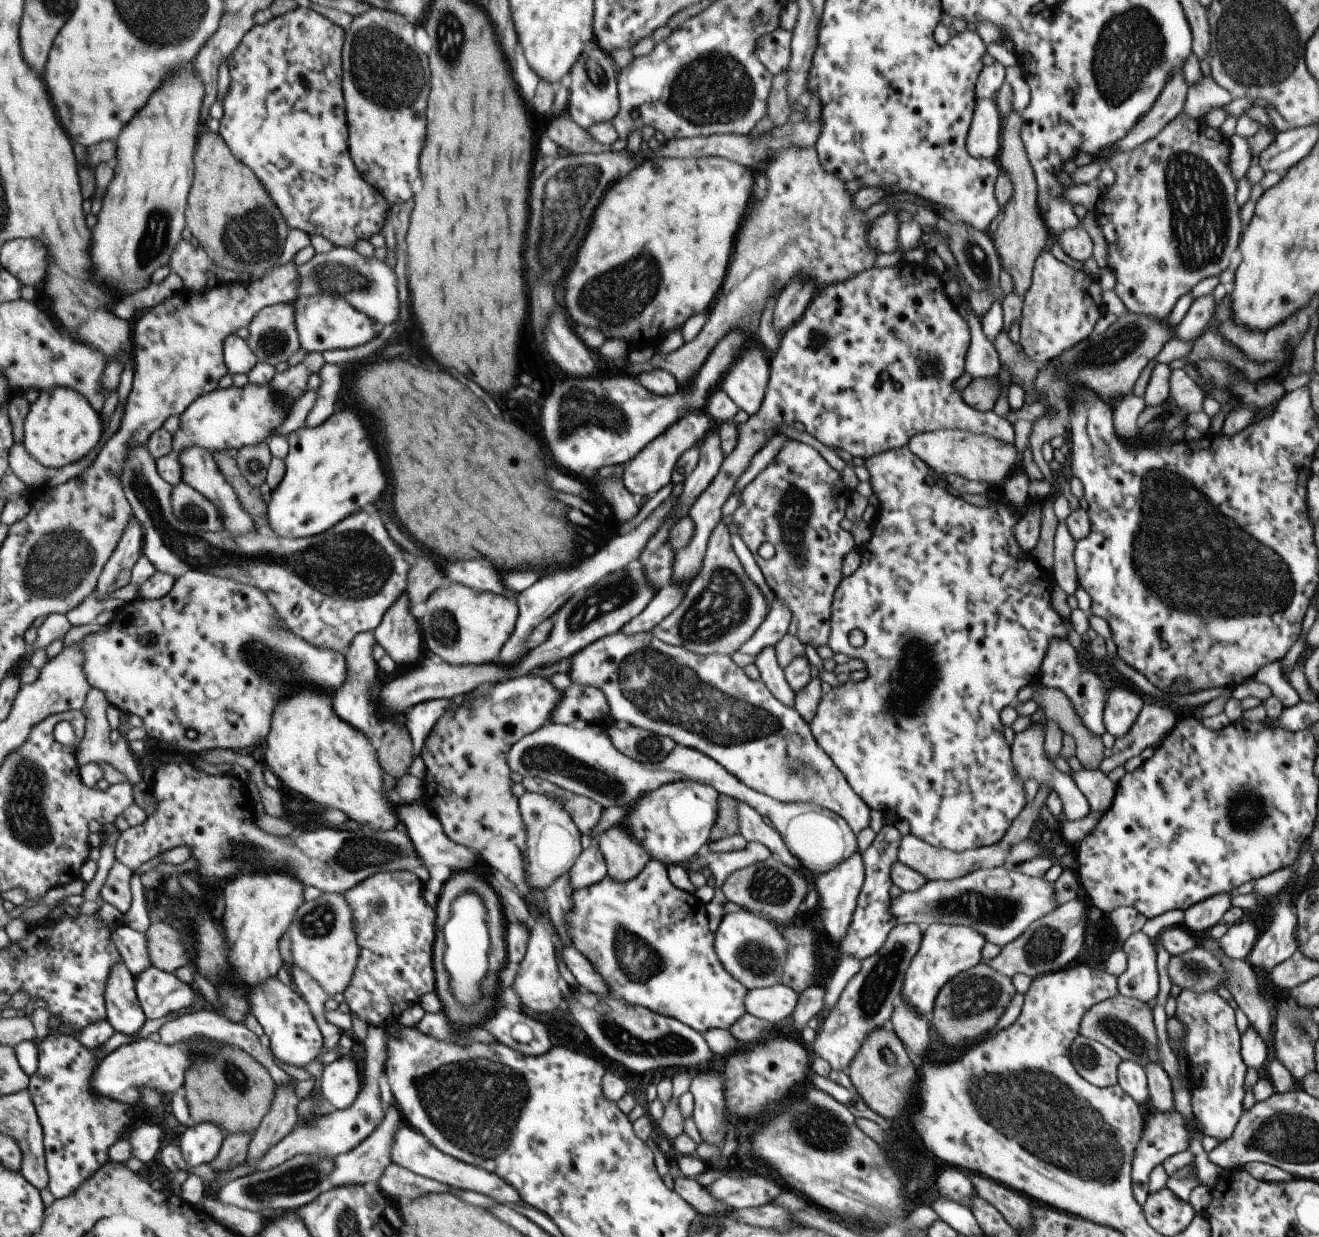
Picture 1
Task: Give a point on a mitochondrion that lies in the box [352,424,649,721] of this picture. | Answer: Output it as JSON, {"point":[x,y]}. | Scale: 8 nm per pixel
{"point":[583,615]}

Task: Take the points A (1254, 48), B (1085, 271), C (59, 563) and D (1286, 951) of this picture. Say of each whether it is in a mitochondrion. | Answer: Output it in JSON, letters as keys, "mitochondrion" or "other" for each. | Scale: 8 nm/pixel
{"A":"mitochondrion","B":"other","C":"mitochondrion","D":"other"}

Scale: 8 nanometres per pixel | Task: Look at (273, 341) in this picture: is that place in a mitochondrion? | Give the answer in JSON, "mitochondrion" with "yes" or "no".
{"mitochondrion":"yes"}

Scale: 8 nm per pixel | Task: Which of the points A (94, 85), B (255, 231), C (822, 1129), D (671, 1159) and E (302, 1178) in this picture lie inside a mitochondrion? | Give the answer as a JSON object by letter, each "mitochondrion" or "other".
{"A":"other","B":"mitochondrion","C":"mitochondrion","D":"other","E":"mitochondrion"}

